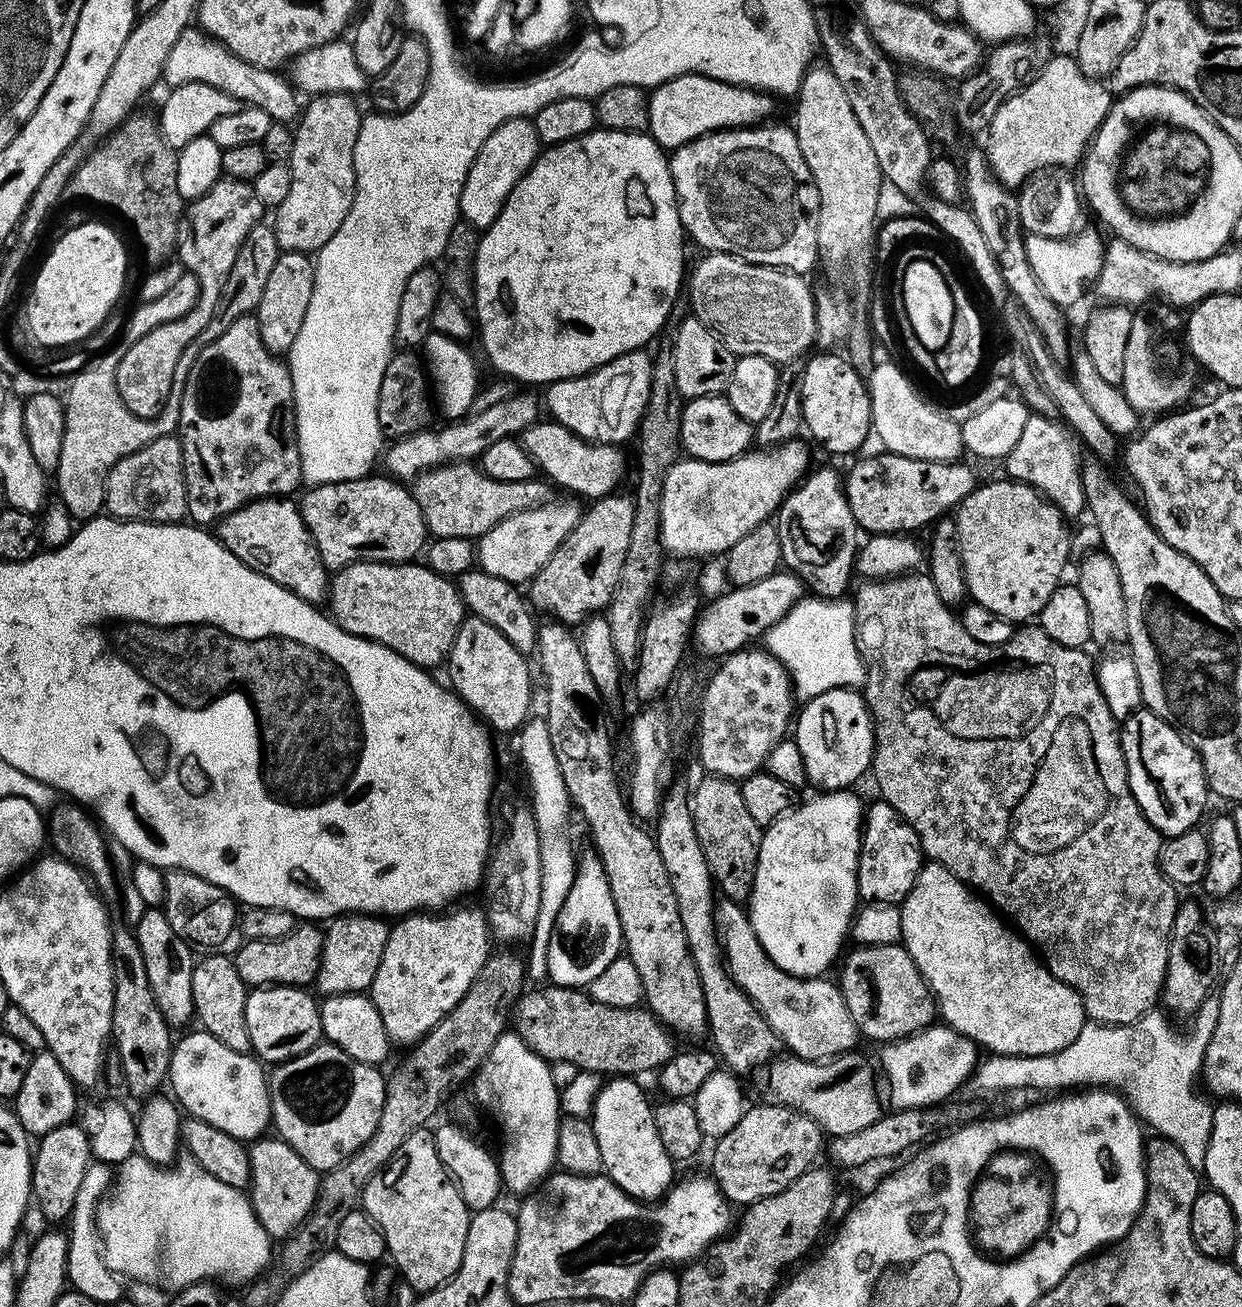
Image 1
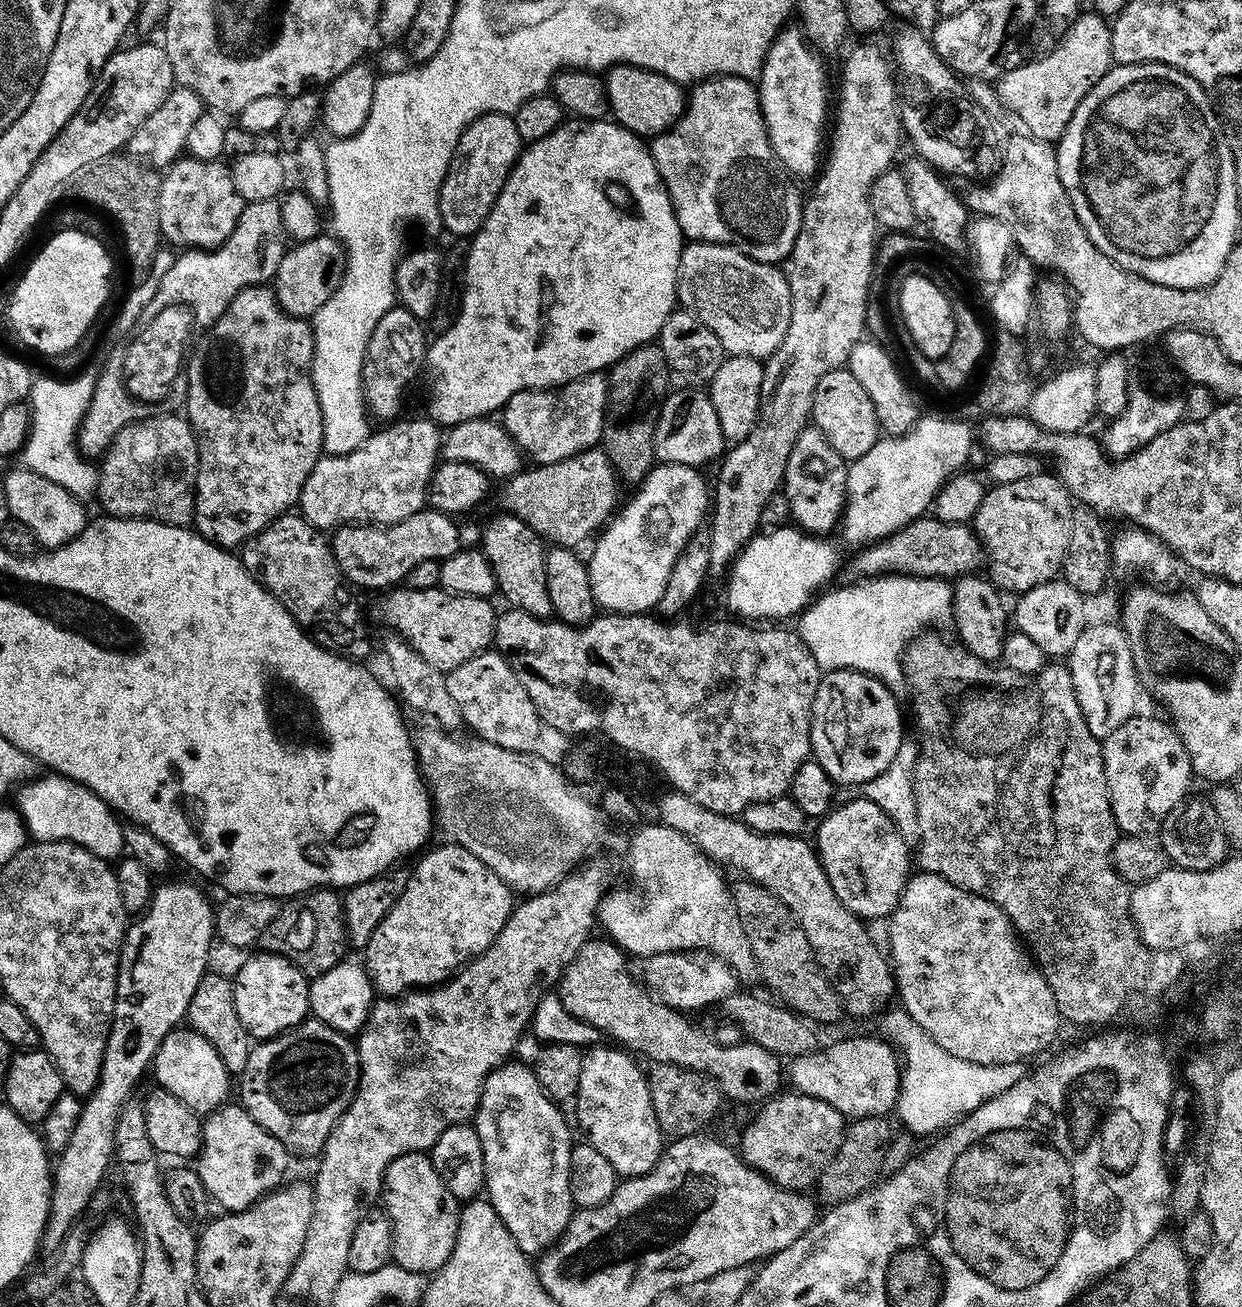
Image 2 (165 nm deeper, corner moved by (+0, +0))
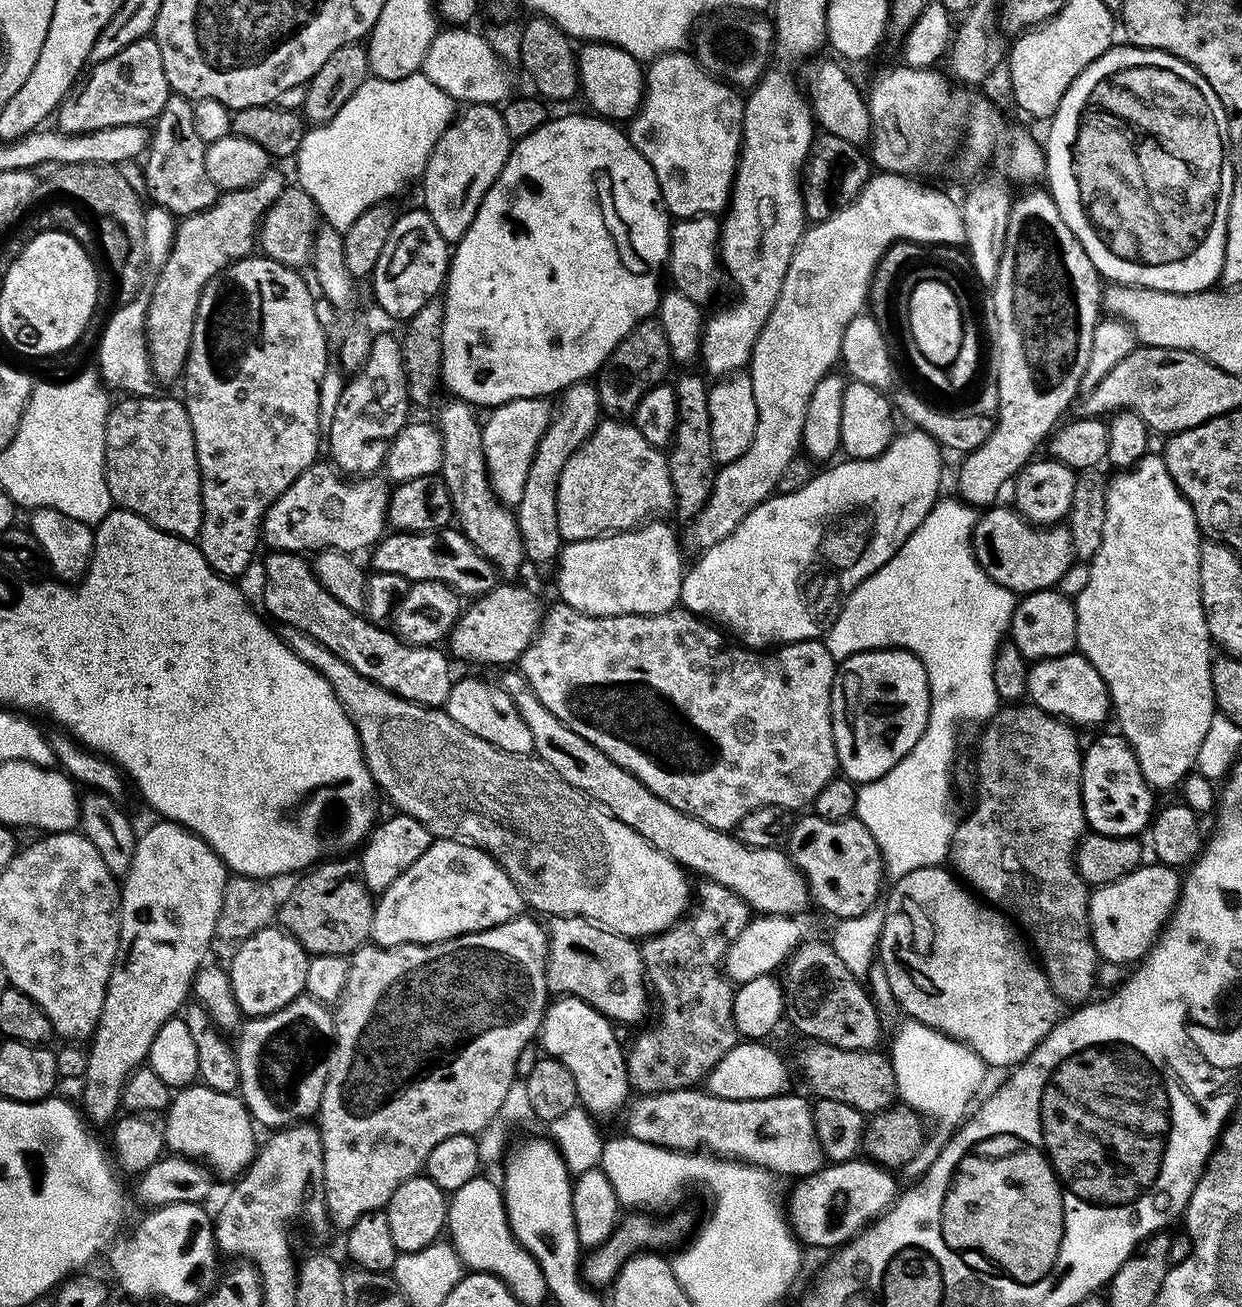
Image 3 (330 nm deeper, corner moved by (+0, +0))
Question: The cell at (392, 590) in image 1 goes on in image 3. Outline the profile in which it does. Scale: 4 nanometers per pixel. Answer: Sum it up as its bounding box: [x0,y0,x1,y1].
[450,582,542,666]

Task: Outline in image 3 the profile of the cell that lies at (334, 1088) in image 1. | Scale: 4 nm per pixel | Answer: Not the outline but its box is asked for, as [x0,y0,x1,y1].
[234,994,336,1130]

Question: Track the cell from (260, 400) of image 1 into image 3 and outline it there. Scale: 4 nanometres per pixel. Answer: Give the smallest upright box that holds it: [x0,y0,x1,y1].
[182,254,329,578]

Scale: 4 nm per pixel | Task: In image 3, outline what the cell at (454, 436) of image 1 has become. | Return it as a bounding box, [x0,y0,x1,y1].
[262,462,390,554]

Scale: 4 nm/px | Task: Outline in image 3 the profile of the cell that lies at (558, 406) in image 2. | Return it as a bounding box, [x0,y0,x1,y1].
[483,396,553,506]

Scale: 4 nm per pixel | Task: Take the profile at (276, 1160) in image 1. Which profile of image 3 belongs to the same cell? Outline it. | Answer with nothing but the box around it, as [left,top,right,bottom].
[162,1082,258,1177]

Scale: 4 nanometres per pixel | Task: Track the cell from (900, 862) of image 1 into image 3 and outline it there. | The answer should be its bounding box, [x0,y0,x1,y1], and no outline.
[786,814,886,921]

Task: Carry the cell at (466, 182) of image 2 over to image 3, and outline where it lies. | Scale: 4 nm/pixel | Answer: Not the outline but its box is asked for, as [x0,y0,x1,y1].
[422,104,514,242]

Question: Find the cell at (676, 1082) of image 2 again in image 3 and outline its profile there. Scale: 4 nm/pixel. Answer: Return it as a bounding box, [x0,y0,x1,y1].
[624,879,750,1094]

